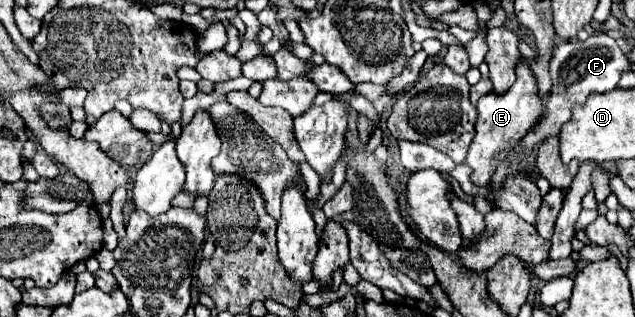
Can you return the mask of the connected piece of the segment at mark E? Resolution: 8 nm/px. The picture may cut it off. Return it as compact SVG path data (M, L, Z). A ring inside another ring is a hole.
M520 60L516 66L516 82L508 88L506 94L486 94L478 100L478 118L476 118L476 136L472 140L472 146L466 156L466 164L472 168L472 184L478 188L484 188L490 184L492 174L496 172L500 160L504 160L506 152L512 150L520 138L532 128L532 122L536 122L542 114L542 104L538 98L536 80L532 76L532 70Z

